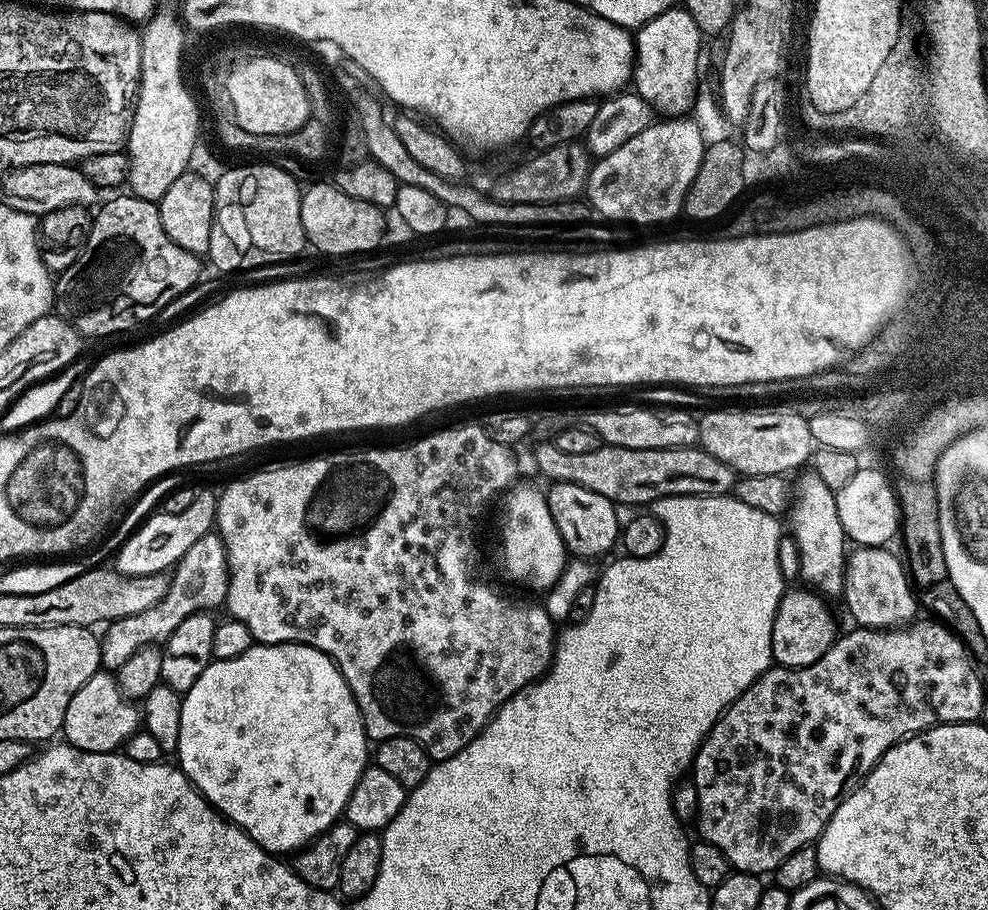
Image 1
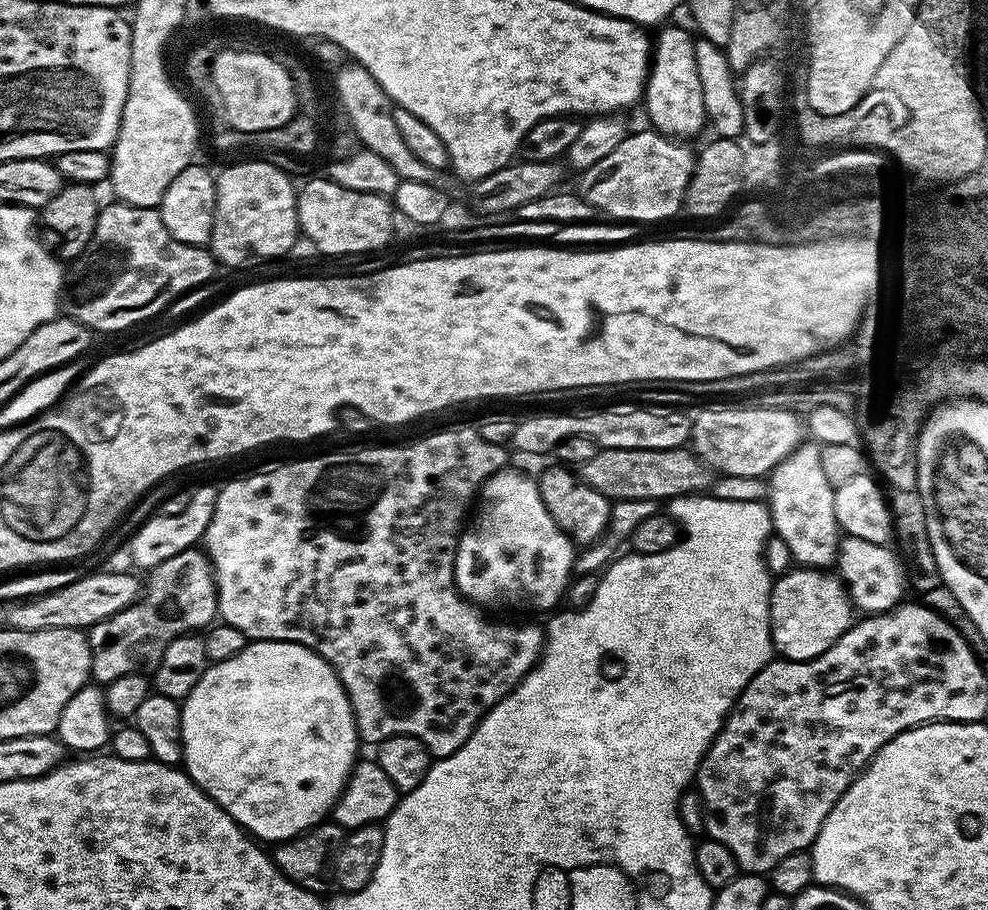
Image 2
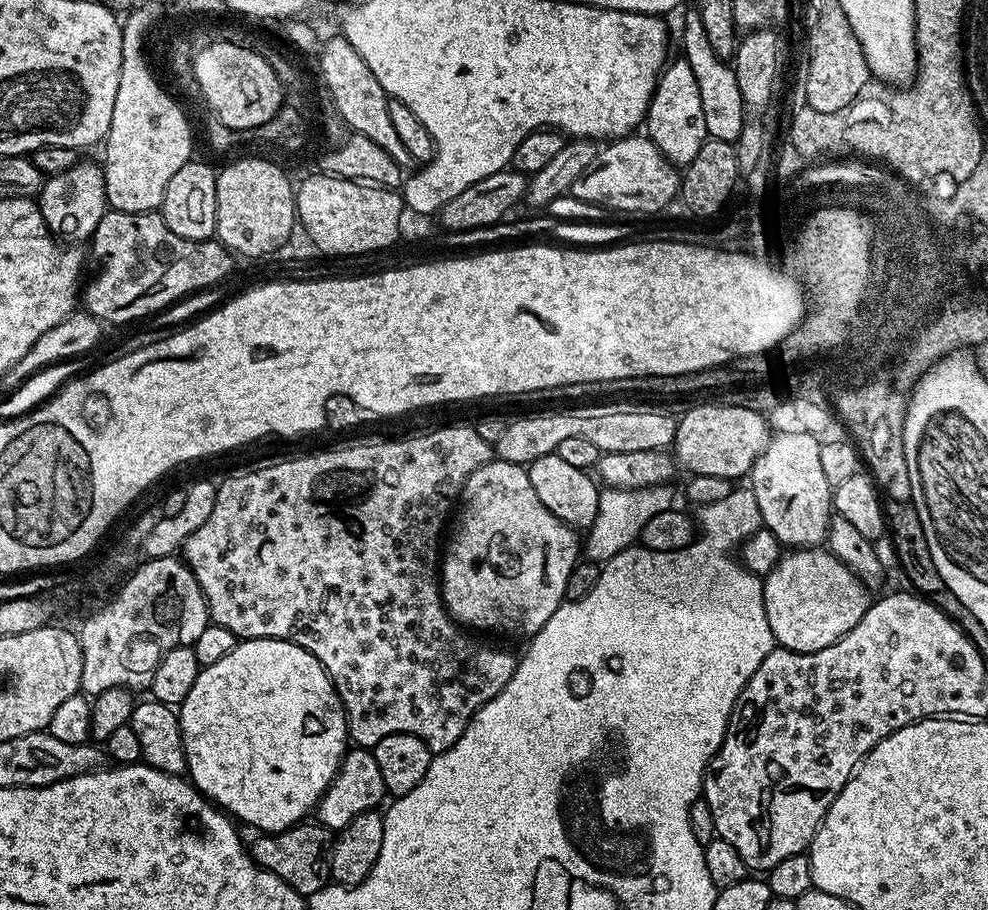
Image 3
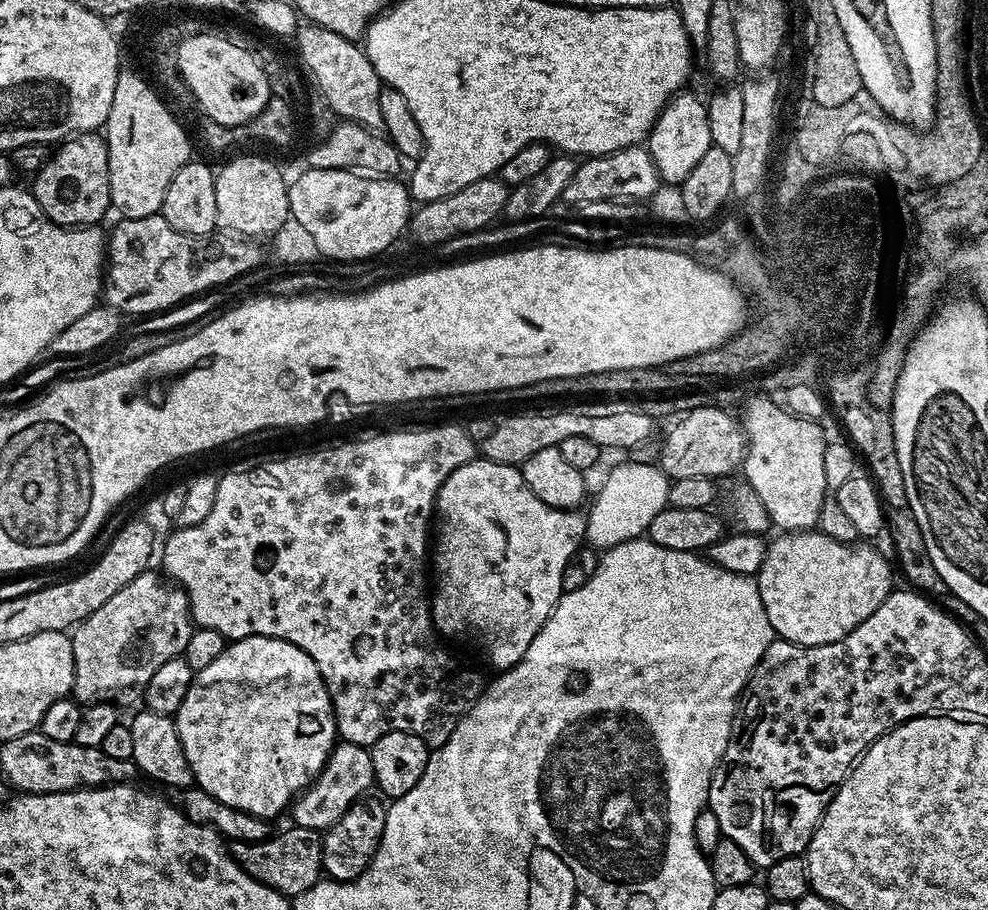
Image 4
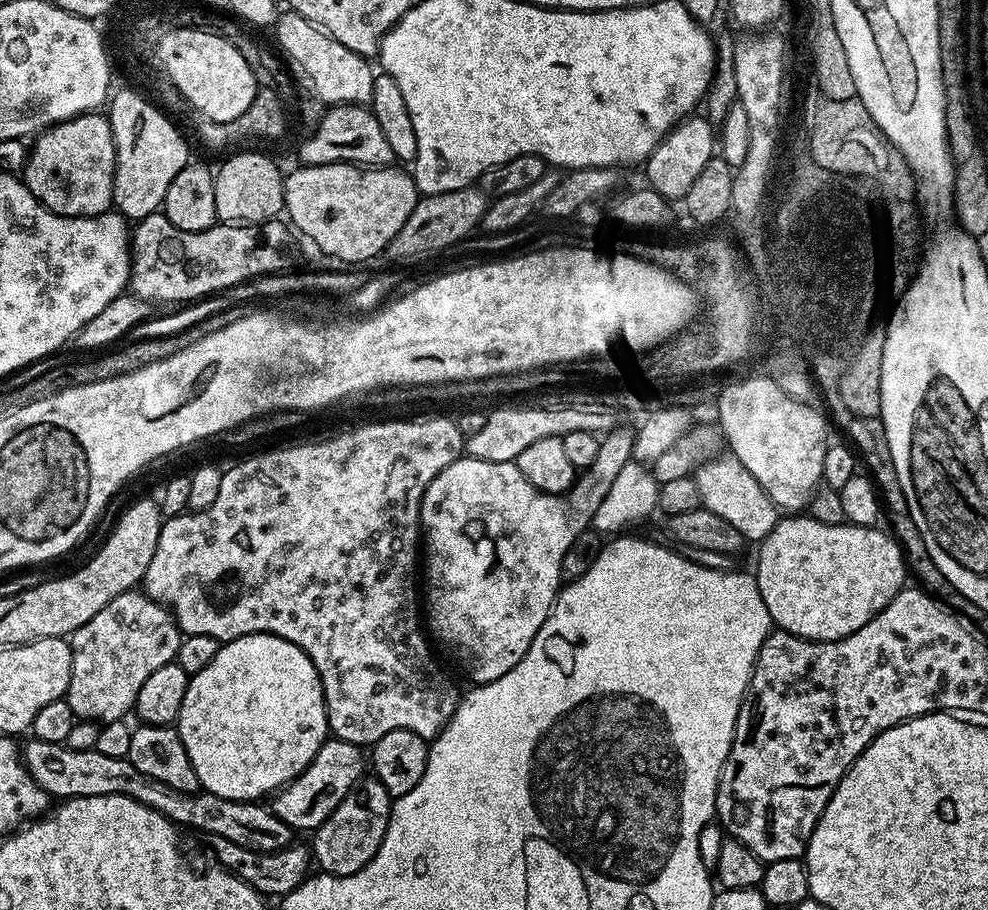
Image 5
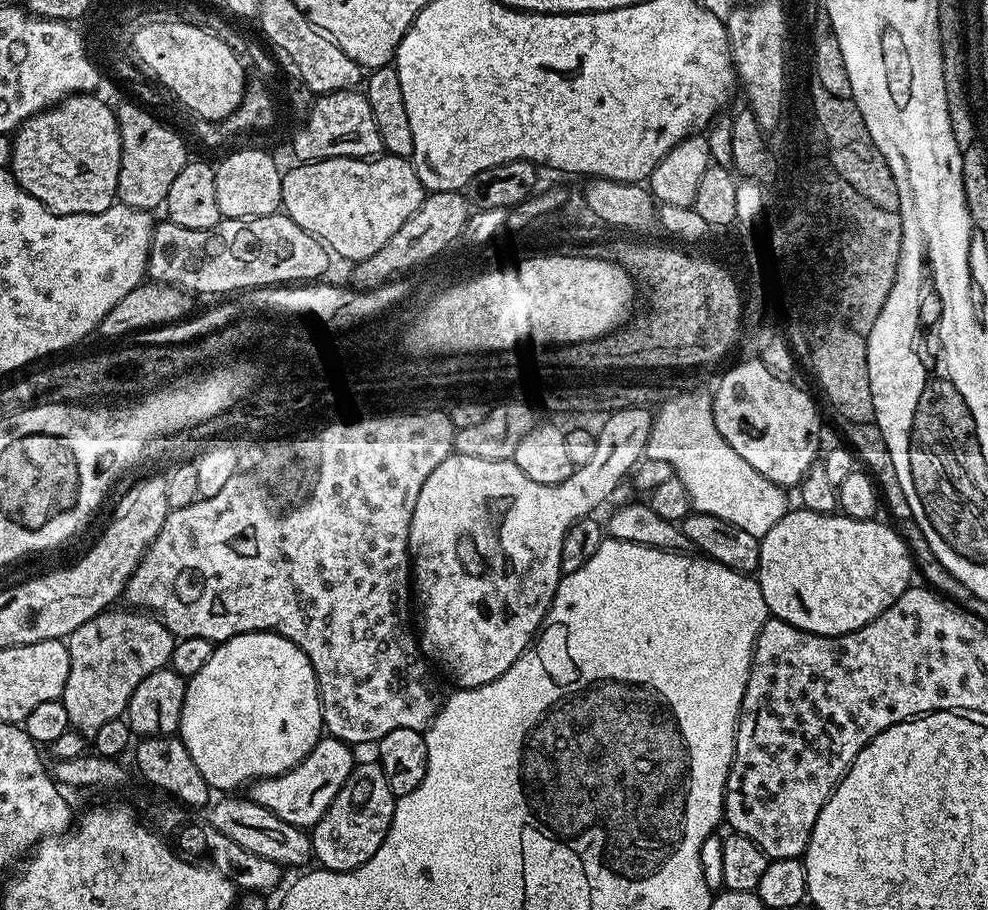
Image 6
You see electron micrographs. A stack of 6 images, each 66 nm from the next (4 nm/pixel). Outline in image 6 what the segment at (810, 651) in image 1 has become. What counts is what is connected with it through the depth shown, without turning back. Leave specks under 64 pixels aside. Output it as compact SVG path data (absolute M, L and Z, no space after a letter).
M800 506L797 512L788 510L784 517L777 522L770 531L760 538L760 566L758 569L758 583L762 590L762 598L766 598L766 606L769 613L775 619L786 622L798 630L813 632L819 636L841 636L847 632L858 630L866 626L874 618L878 618L896 600L898 587L896 588L896 542L898 543L898 532L890 523L879 524L879 519L855 520L843 514L833 514L831 512L811 512L810 509Z

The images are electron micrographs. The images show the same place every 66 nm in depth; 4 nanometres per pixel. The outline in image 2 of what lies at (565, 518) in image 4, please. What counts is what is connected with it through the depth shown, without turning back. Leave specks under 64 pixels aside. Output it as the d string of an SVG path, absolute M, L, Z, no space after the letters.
M511 470L495 472L481 486L474 515L456 542L454 582L460 595L465 600L470 600L473 604L488 610L512 608L515 604L555 609L557 607L555 604L565 595L573 572L574 545L571 538L558 526L558 522L550 518L550 510L546 510L542 502L539 483L533 477L531 480L520 472L511 472Z

